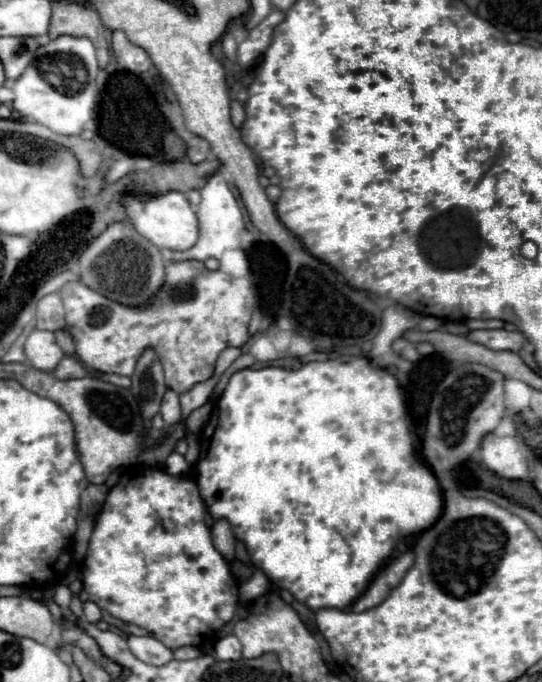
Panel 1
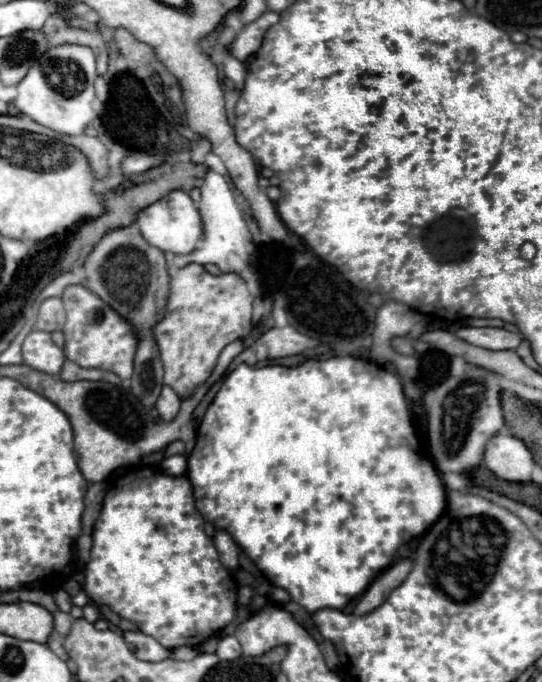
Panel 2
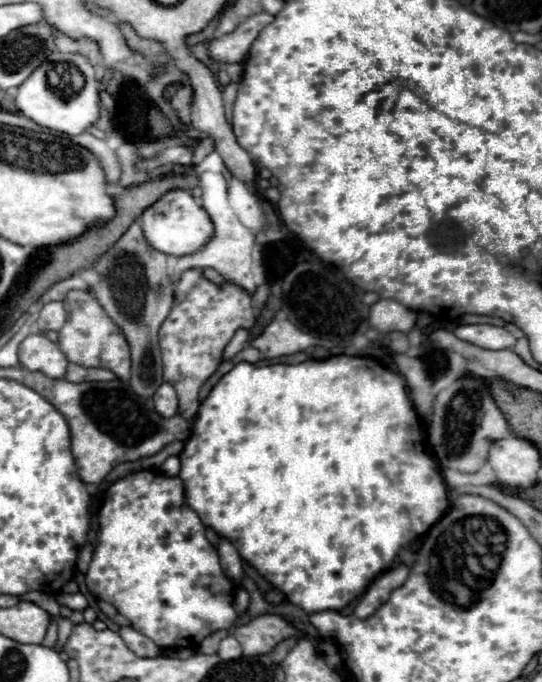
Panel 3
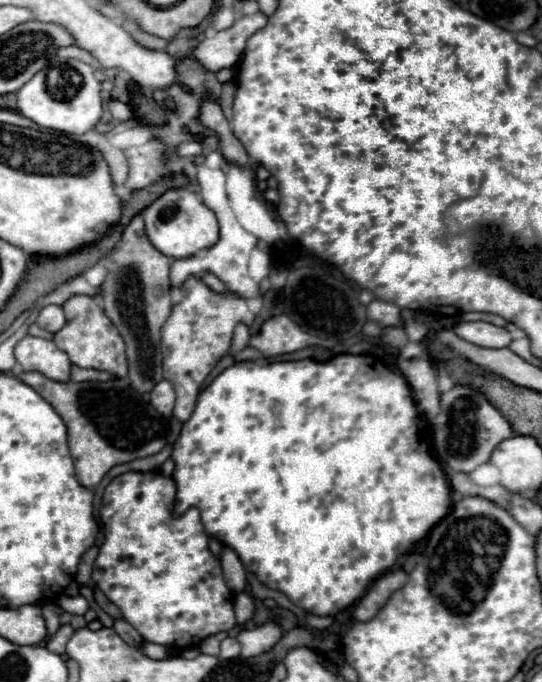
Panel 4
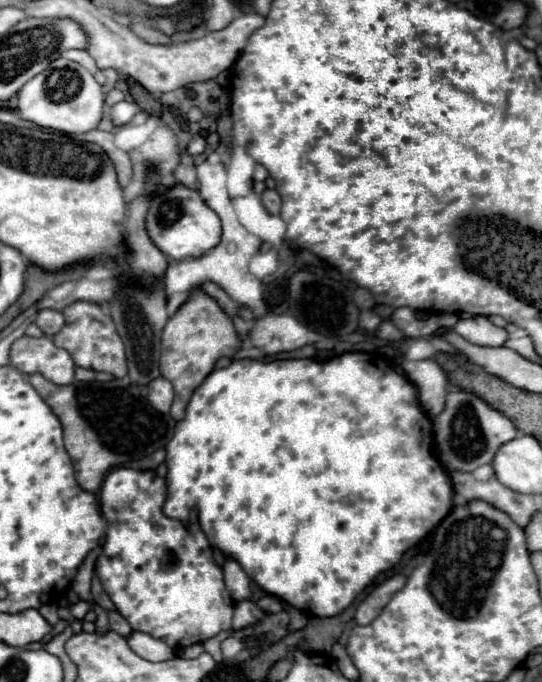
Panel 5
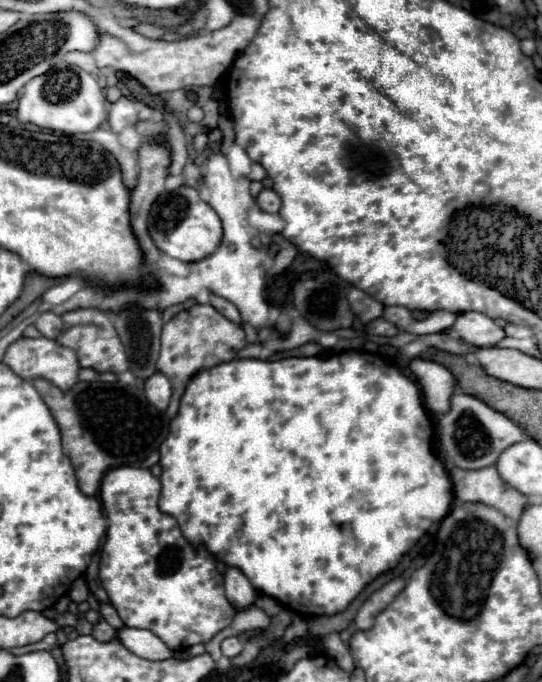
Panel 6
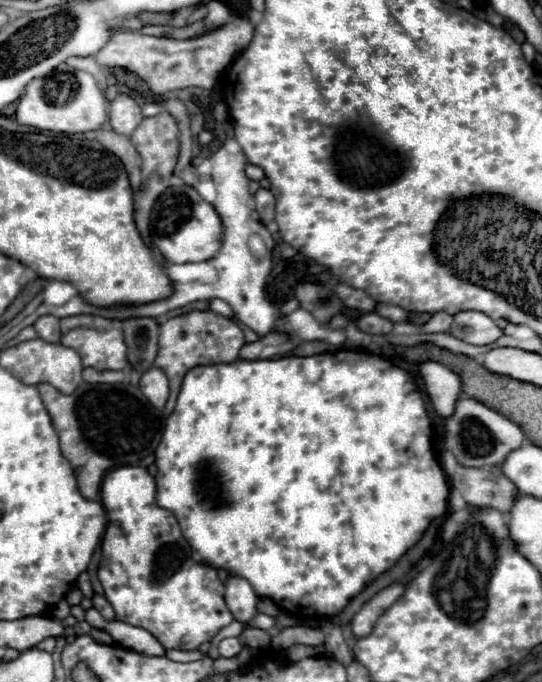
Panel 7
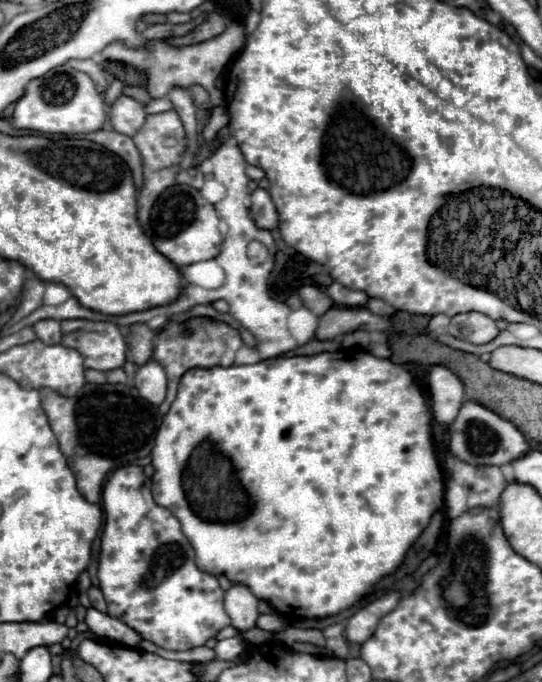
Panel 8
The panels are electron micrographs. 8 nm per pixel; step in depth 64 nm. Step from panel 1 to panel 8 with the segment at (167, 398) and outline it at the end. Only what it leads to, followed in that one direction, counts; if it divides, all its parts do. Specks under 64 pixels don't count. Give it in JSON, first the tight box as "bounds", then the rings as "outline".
{"bounds":[134,362,166,406],"outline":[[[148,362],[148,364],[140,366],[136,372],[136,378],[134,378],[134,386],[140,392],[140,396],[144,396],[144,400],[148,400],[154,406],[160,406],[166,398],[164,368],[160,368],[160,364],[156,364],[156,362]]]}

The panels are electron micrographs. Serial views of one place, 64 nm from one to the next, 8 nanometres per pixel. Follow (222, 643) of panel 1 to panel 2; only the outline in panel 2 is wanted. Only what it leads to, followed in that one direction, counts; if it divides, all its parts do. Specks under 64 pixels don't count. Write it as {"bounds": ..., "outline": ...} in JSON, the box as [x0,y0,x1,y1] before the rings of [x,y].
{"bounds":[216,636,242,660],"outline":[[[224,636],[218,642],[216,656],[220,660],[236,660],[236,658],[240,658],[242,656],[242,650],[240,650],[240,642],[236,640],[236,636]]]}

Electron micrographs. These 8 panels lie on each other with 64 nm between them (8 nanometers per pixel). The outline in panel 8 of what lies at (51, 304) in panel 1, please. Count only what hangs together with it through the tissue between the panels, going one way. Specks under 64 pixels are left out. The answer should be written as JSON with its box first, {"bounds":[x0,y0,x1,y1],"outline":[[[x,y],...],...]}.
{"bounds":[34,318,62,344],"outline":[[[52,318],[40,320],[40,322],[34,324],[34,332],[44,344],[60,344],[62,332],[60,332],[60,322],[58,320],[52,320]]]}

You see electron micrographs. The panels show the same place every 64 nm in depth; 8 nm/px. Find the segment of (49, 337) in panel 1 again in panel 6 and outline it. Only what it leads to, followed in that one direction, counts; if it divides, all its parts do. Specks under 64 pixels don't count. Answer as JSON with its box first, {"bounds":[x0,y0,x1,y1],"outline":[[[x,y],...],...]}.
{"bounds":[4,338,80,390],"outline":[[[20,338],[16,340],[4,356],[4,364],[8,364],[20,378],[24,380],[34,380],[34,378],[46,378],[52,384],[56,384],[60,390],[68,390],[72,388],[72,384],[76,384],[78,380],[78,370],[80,364],[76,360],[76,354],[70,348],[64,348],[60,344],[56,344],[50,338]]]}

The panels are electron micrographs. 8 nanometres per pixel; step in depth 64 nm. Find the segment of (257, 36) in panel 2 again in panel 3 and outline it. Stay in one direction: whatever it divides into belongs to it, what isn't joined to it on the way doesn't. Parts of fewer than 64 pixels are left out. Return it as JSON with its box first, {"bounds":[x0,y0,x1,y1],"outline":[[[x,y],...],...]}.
{"bounds":[208,12,274,62],"outline":[[[260,12],[244,20],[232,34],[226,34],[218,40],[208,42],[210,56],[218,62],[244,62],[248,56],[252,42],[258,38],[262,28],[274,22],[274,16],[268,12]]]}

